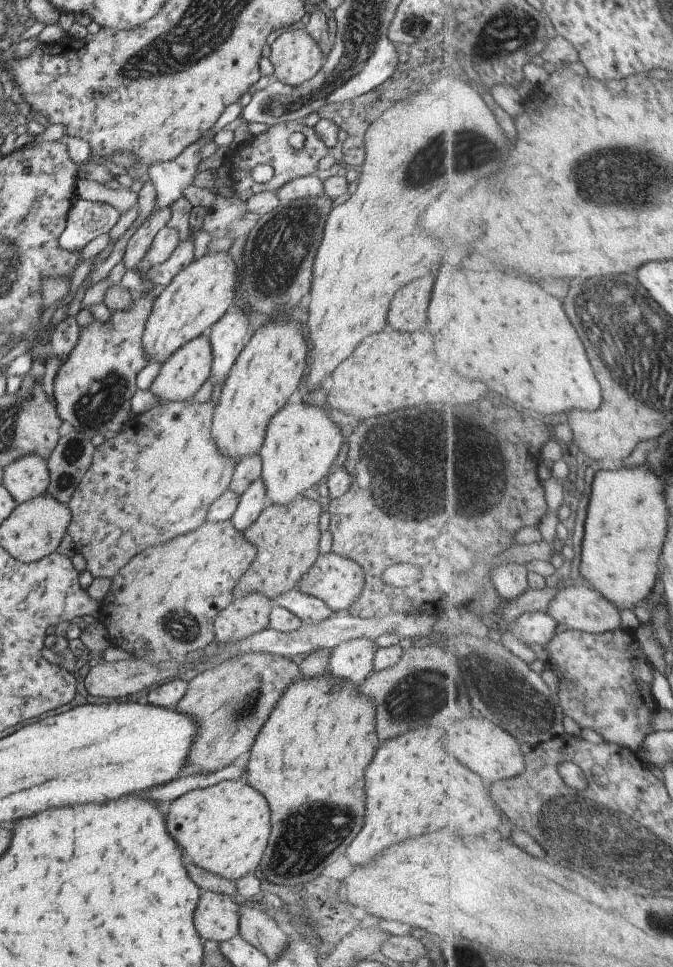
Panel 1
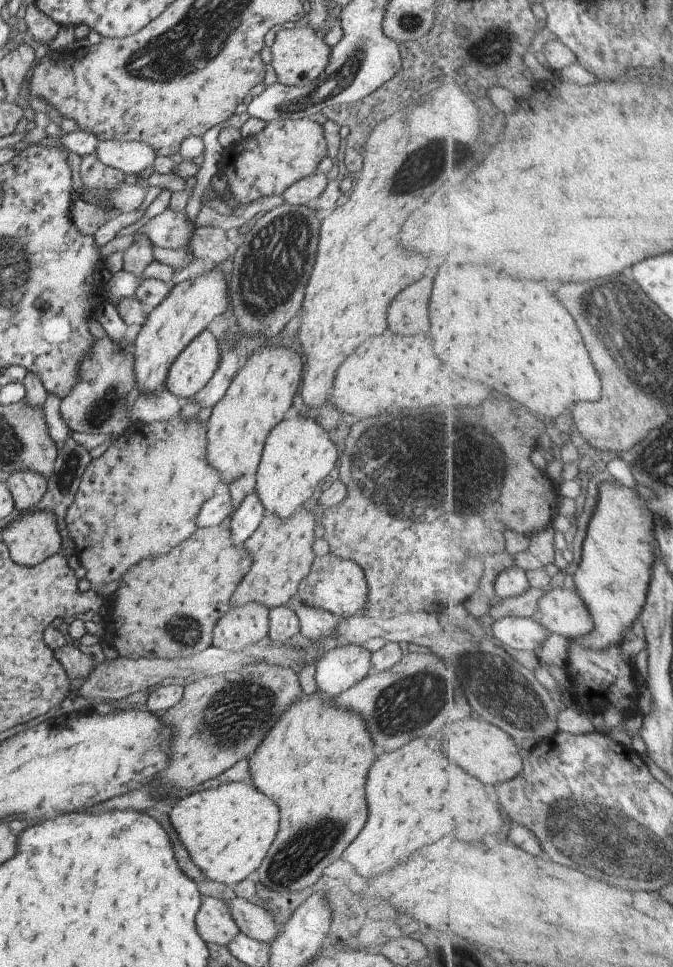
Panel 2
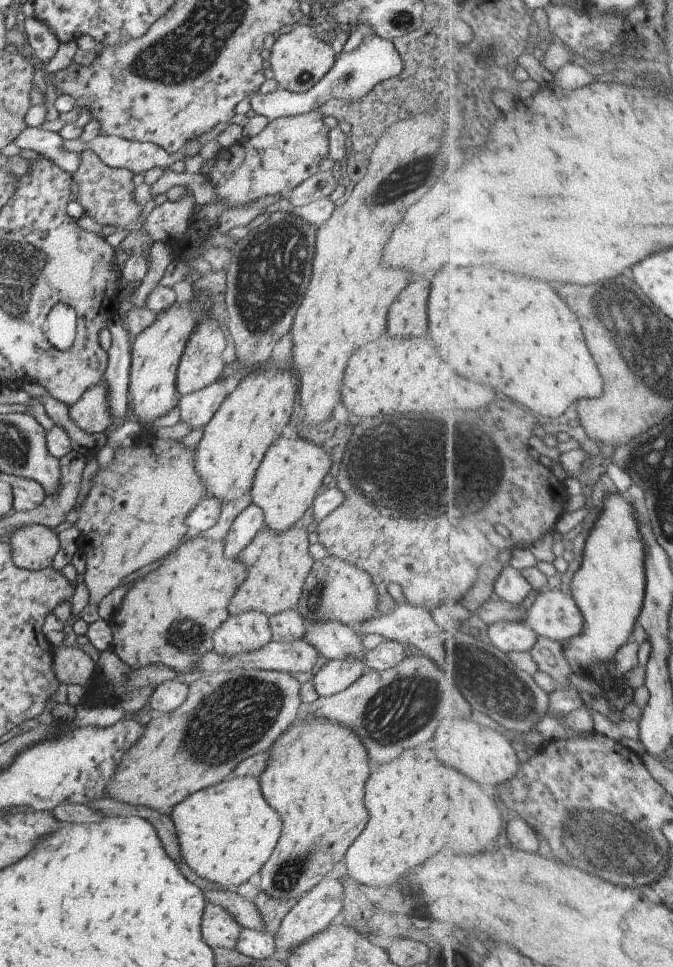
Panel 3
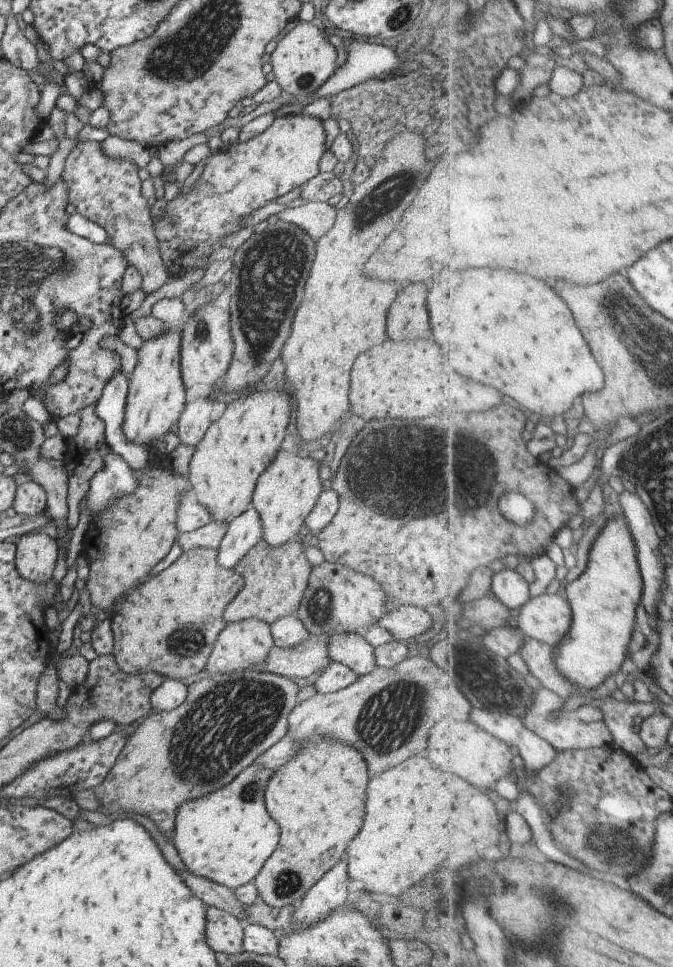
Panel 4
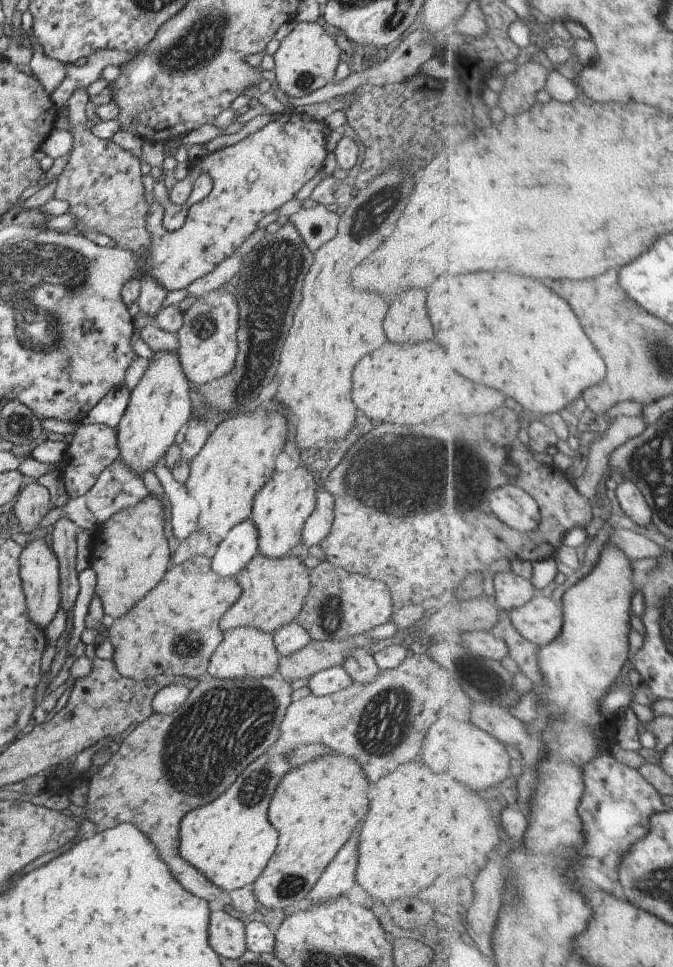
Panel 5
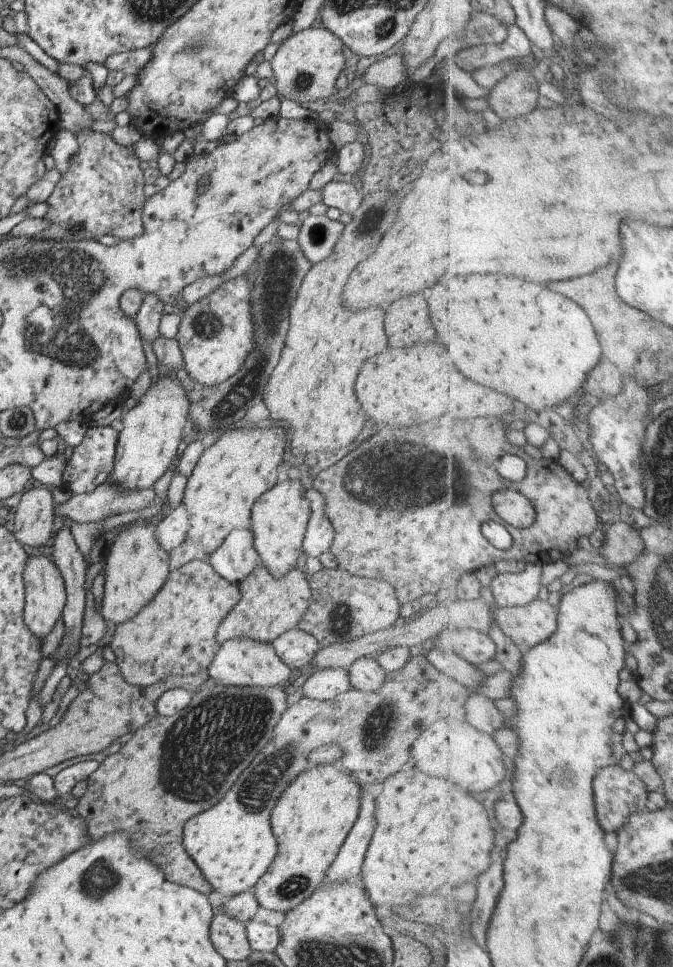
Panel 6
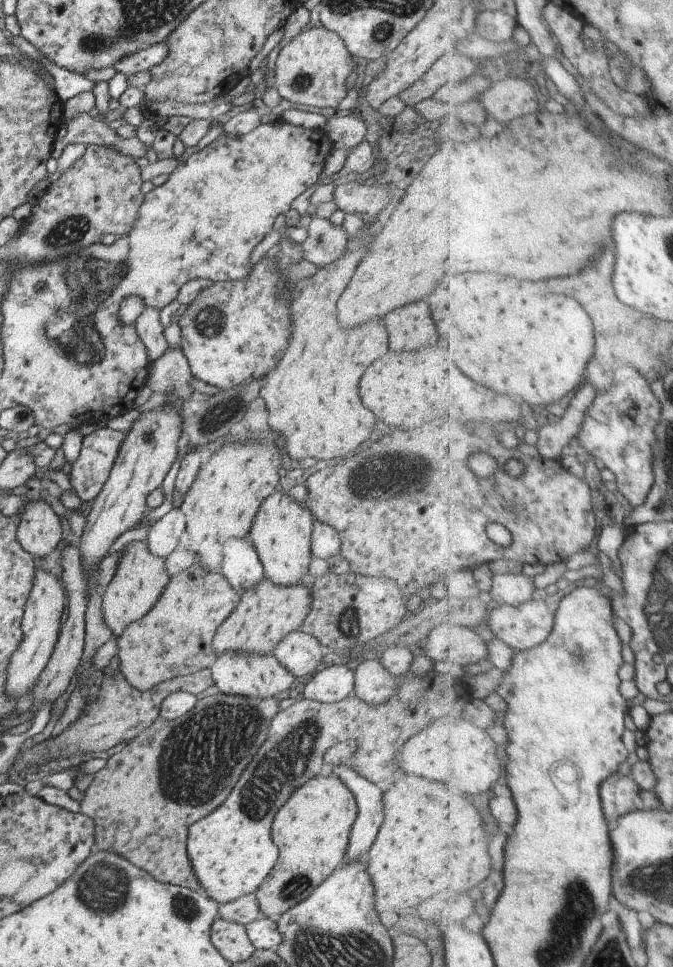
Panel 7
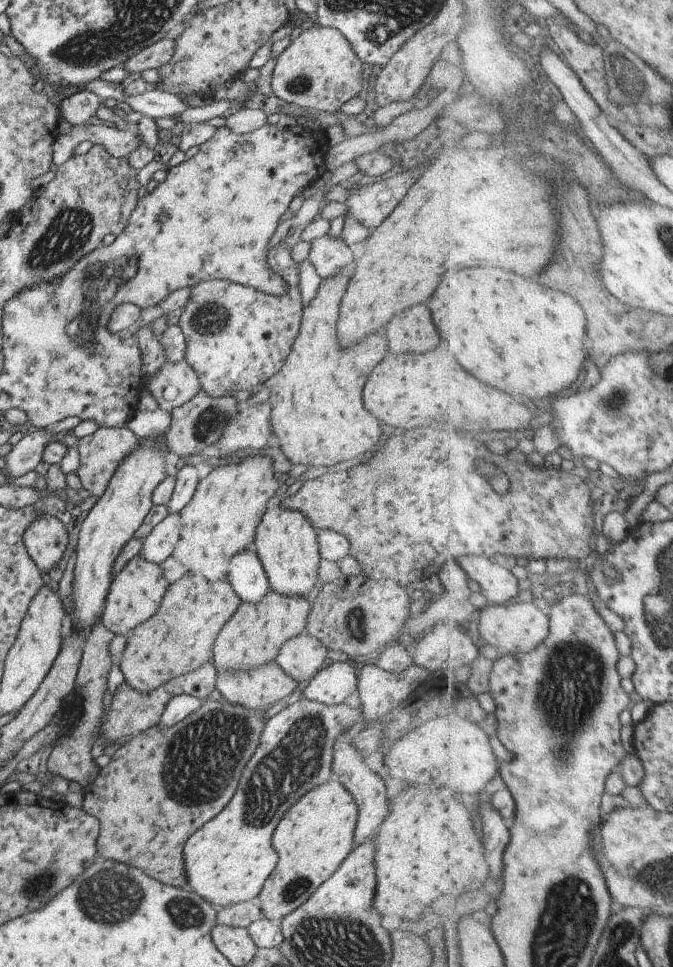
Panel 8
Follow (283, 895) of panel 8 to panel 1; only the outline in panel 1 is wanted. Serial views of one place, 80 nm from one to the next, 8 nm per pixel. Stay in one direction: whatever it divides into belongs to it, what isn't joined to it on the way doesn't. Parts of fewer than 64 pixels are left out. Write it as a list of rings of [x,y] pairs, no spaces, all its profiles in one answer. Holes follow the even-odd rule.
[[[331,673],[317,675],[312,677],[302,677],[298,674],[278,696],[274,707],[266,716],[264,723],[260,726],[254,741],[250,746],[249,758],[243,780],[252,786],[267,801],[269,807],[270,833],[268,841],[263,852],[261,862],[258,862],[256,874],[265,877],[269,882],[282,884],[284,886],[295,886],[303,884],[311,878],[315,878],[325,866],[329,866],[337,856],[341,856],[345,852],[345,848],[351,844],[351,840],[357,836],[361,824],[363,824],[363,804],[365,804],[365,794],[363,794],[363,770],[369,764],[373,750],[377,748],[377,736],[375,736],[375,724],[373,724],[373,716],[375,716],[374,700],[370,696],[359,694],[358,686],[351,683],[343,683],[342,689],[338,692],[331,692],[329,688],[333,684]]]

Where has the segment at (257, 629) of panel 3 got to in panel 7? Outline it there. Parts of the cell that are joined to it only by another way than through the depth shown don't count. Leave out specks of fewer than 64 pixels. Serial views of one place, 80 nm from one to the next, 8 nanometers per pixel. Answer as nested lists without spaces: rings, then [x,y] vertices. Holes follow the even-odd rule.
[[[229,650],[229,652],[223,652],[221,656],[216,656],[216,658],[217,660],[214,660],[209,667],[209,672],[211,673],[213,688],[217,688],[222,693],[258,699],[283,697],[297,682],[292,674],[276,661],[272,653],[264,655],[255,653],[240,654],[239,651]]]

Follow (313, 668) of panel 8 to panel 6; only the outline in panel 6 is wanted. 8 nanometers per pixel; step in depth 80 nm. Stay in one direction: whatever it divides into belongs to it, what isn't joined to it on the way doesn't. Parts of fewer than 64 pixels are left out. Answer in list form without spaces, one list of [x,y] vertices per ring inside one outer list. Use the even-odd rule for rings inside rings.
[[[296,626],[282,632],[270,643],[279,660],[286,664],[291,672],[308,666],[311,656],[319,648],[313,636]]]

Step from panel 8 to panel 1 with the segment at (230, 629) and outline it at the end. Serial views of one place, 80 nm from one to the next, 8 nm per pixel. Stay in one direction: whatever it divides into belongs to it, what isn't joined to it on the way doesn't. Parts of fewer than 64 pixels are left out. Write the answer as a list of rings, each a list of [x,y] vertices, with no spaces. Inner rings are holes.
[[[305,494],[295,498],[290,503],[283,503],[282,505],[271,503],[263,507],[261,514],[257,516],[257,520],[251,526],[247,526],[243,532],[245,538],[249,538],[249,542],[255,544],[257,558],[253,558],[249,568],[243,572],[241,580],[235,584],[233,598],[241,598],[249,593],[263,593],[269,600],[272,600],[275,595],[297,587],[297,580],[315,562],[318,555],[317,542],[320,533],[317,529],[319,528],[317,521],[320,514],[319,504],[315,500],[305,497]]]

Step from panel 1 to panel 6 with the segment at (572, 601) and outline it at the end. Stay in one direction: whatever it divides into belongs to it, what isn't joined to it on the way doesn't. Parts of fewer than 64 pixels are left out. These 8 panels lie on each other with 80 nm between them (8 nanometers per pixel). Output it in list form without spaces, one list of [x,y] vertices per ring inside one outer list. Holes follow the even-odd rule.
[[[537,598],[524,607],[500,607],[494,617],[525,651],[548,641],[558,629],[557,610],[547,599]]]

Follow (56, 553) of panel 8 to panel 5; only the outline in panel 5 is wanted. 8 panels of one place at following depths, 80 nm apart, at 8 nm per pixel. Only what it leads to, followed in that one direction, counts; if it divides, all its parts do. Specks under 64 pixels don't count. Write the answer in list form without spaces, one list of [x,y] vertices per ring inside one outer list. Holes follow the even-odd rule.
[[[39,482],[30,483],[16,494],[12,513],[17,520],[15,531],[21,533],[33,532],[36,535],[38,521],[51,507],[49,493]]]

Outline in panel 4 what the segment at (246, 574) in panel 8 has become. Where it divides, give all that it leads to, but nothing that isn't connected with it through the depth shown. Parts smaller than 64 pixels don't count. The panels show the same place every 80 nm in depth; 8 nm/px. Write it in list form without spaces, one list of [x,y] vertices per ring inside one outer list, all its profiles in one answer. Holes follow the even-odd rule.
[[[249,506],[231,520],[217,552],[217,564],[233,568],[235,562],[262,538],[262,528],[257,511]]]

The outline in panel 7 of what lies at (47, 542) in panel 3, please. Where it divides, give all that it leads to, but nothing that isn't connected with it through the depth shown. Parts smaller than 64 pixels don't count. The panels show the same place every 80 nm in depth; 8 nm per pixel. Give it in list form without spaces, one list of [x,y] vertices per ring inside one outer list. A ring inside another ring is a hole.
[[[35,568],[32,585],[22,610],[20,622],[21,632],[24,637],[9,657],[6,668],[6,681],[4,684],[6,697],[18,699],[25,694],[27,689],[32,684],[35,684],[40,672],[49,660],[60,631],[59,618],[61,618],[61,611],[66,603],[66,596],[63,594],[63,590],[62,582],[55,569]]]

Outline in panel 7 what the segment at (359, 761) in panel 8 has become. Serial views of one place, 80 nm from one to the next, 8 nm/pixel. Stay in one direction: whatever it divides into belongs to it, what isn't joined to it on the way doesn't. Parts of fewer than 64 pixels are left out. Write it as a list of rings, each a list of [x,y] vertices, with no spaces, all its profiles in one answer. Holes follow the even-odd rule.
[[[337,764],[328,768],[341,778],[345,786],[349,786],[357,802],[357,818],[349,832],[349,842],[343,862],[359,860],[373,844],[375,832],[381,824],[381,792],[375,784],[369,784],[368,780],[355,776],[356,772],[349,769],[347,764]]]

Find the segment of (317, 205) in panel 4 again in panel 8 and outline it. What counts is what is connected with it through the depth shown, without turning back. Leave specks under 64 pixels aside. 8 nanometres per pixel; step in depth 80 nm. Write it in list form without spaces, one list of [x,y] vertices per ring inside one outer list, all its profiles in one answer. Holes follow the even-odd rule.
[[[325,233],[310,240],[308,260],[320,278],[329,278],[343,268],[353,266],[351,251],[341,237],[330,237]]]

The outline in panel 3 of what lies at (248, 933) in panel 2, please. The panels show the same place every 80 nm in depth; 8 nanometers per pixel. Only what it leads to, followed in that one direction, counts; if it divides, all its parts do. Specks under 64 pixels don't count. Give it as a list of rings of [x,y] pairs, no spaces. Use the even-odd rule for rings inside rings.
[[[229,890],[207,891],[202,893],[205,902],[209,901],[222,906],[234,921],[240,926],[241,930],[249,929],[252,931],[263,931],[264,924],[260,917],[257,907],[252,901],[245,900],[242,896]]]

